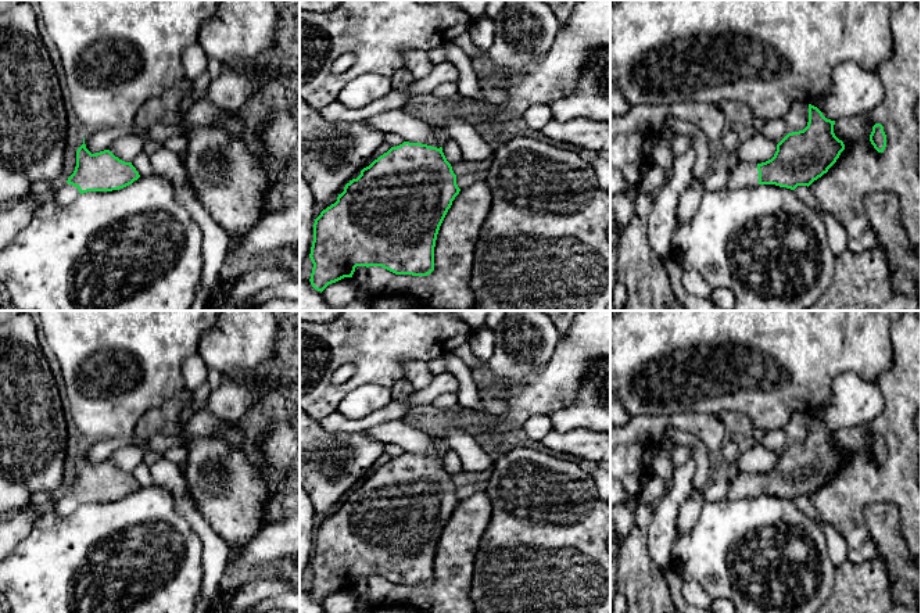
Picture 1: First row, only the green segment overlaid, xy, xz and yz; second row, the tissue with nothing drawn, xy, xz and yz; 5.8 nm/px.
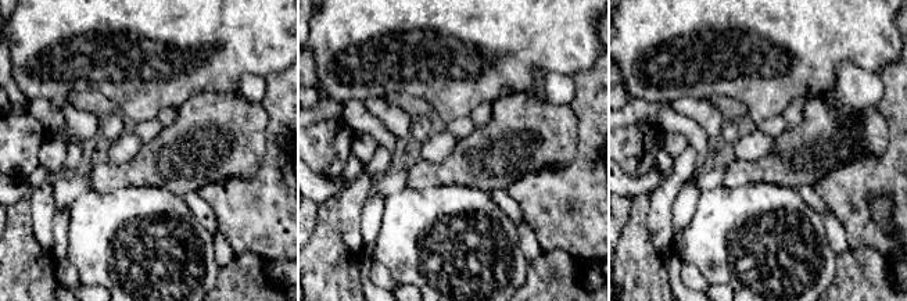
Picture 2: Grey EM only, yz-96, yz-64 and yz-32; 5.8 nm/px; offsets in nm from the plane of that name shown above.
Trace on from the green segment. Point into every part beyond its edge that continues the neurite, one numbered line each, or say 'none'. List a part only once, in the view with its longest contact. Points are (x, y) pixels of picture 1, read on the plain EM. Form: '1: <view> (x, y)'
1: yz (742, 486)

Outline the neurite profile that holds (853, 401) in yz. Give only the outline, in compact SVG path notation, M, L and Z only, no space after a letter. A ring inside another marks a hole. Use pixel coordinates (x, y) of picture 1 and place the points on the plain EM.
M842 373L835 379L828 401L811 416L827 430L836 431L871 422L881 412L884 412L884 395L878 384L854 373Z

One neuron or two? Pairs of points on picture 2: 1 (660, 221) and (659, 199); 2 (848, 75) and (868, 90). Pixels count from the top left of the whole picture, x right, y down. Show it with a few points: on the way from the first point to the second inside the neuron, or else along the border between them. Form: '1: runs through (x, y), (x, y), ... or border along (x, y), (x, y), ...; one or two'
1: runs through (660, 215), (660, 204); one
2: runs through (853, 81), (863, 88); one

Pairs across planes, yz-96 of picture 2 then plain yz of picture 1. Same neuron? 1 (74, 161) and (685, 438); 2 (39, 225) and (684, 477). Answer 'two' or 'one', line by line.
1: two
2: one

